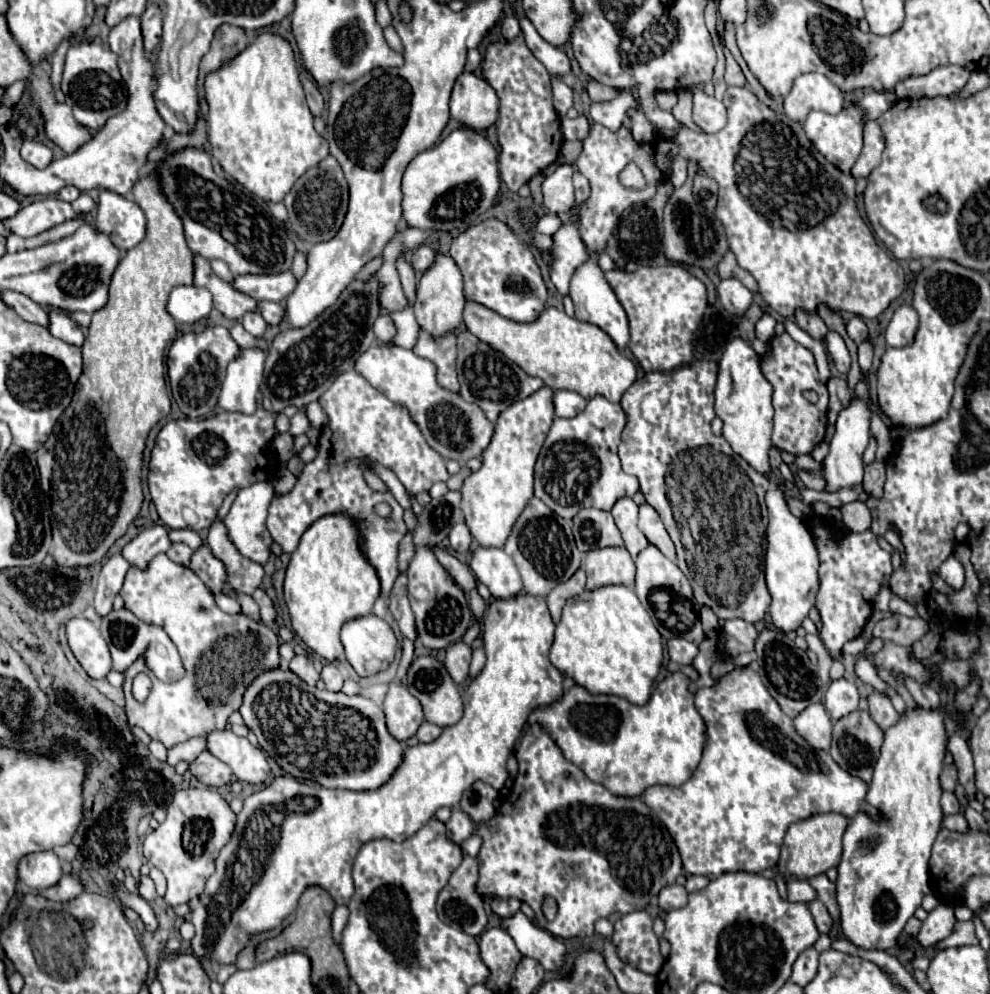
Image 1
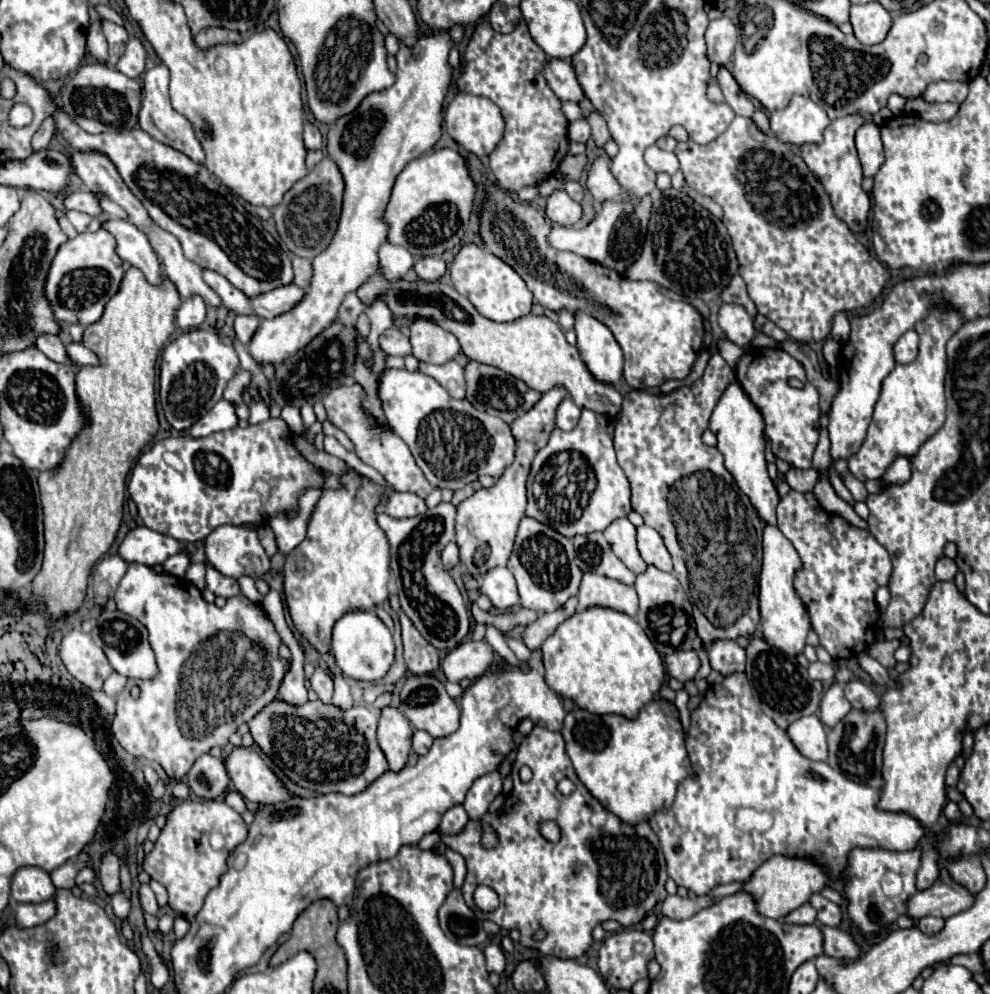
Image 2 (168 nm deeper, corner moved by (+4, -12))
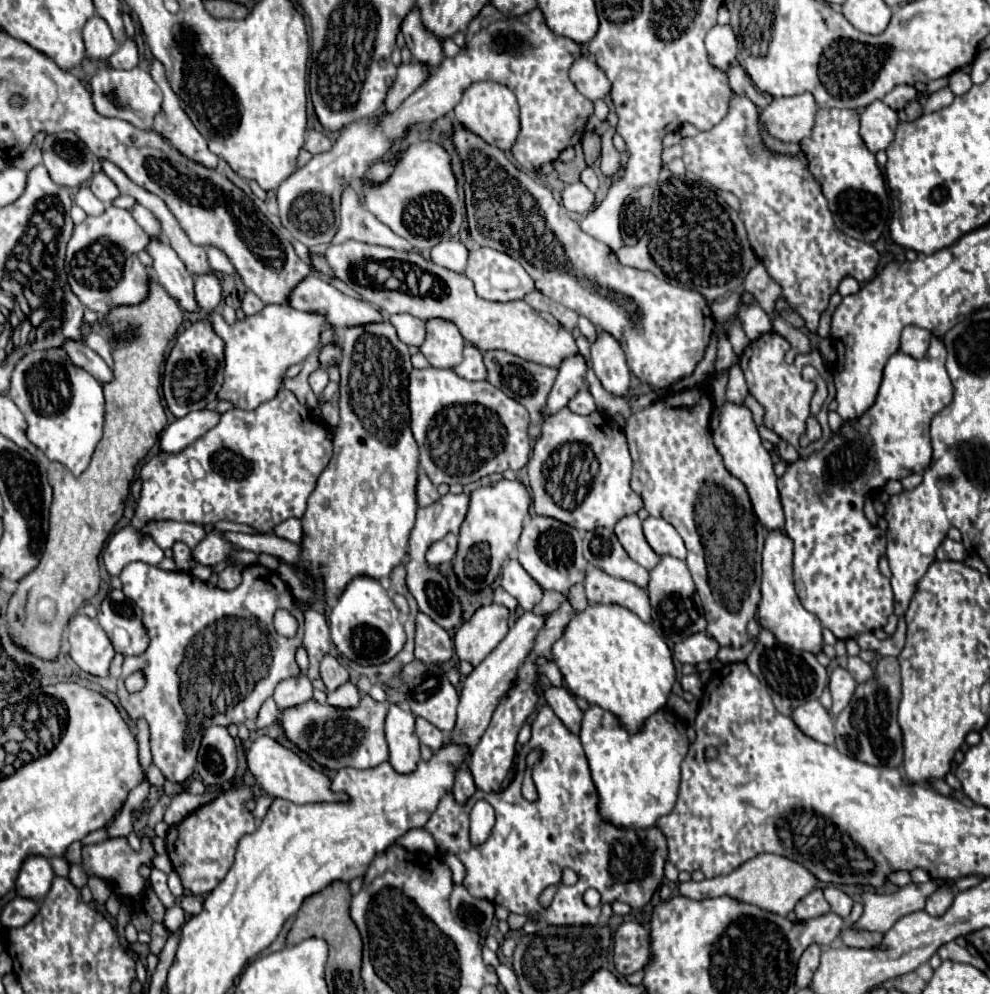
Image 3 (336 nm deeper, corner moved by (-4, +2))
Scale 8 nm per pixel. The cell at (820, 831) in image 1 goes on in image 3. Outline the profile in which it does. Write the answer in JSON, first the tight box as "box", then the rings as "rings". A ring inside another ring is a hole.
{"box":[679,854,817,916],"rings":[[[757,854],[755,858],[747,860],[745,864],[741,864],[735,872],[727,874],[727,876],[715,876],[709,880],[701,880],[701,882],[683,882],[679,884],[679,894],[691,900],[705,900],[705,898],[715,898],[715,896],[731,896],[737,898],[741,902],[749,902],[755,904],[763,910],[771,910],[779,916],[787,916],[795,904],[807,896],[811,890],[817,888],[817,878],[799,862],[789,860],[785,856],[779,854]]]}

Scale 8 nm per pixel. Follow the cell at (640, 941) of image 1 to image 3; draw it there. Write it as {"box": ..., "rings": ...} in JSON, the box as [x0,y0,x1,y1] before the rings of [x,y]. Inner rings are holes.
{"box":[613,922,651,976],"rings":[[[623,922],[613,936],[613,964],[619,974],[629,976],[641,970],[649,962],[651,934],[649,930],[635,922]]]}

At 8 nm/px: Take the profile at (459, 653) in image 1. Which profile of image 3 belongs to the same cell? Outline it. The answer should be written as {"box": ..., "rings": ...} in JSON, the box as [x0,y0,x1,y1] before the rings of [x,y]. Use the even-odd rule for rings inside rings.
{"box":[455,604,509,666],"rings":[[[499,604],[481,606],[471,620],[463,622],[455,634],[455,652],[459,660],[479,666],[505,638],[509,610]]]}

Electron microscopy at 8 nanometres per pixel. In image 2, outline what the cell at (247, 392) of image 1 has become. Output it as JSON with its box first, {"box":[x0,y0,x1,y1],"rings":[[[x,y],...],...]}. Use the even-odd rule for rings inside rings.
{"box":[189,400,237,438],"rings":[[[219,400],[203,418],[199,418],[189,430],[189,436],[195,438],[203,438],[209,436],[213,432],[221,432],[221,430],[229,430],[237,426],[237,416],[235,416],[235,406],[227,400]]]}

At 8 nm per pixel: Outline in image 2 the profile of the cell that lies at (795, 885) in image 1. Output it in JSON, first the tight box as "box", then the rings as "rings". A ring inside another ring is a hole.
{"box":[785,904,817,924],"rings":[[[803,904],[803,906],[799,906],[797,910],[793,910],[793,912],[785,918],[785,922],[787,922],[787,924],[813,924],[815,918],[817,918],[815,908],[811,908],[811,904]]]}

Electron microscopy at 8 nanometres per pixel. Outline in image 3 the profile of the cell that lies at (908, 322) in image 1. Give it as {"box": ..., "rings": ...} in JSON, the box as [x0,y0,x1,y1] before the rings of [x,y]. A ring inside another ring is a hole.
{"box":[901,326,931,358],"rings":[[[905,326],[901,334],[901,350],[905,354],[911,354],[913,358],[923,358],[923,354],[929,348],[931,332],[919,326]]]}

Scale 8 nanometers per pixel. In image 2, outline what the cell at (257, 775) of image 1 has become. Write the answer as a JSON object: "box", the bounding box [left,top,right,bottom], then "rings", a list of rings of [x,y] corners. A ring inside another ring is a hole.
{"box":[225,748,293,804],"rings":[[[235,748],[225,760],[225,768],[243,798],[255,804],[279,804],[293,798],[277,774],[251,748]]]}

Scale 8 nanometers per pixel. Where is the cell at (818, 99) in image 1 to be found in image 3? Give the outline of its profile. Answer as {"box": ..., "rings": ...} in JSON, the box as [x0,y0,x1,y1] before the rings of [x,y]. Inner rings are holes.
{"box":[759,92,817,142],"rings":[[[811,92],[791,96],[791,98],[775,98],[759,116],[761,128],[783,142],[801,142],[807,138],[815,126],[817,102]]]}

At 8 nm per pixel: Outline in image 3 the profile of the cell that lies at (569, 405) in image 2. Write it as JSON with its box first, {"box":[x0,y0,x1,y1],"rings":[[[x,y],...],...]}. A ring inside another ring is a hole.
{"box":[567,388,597,416],"rings":[[[581,388],[581,390],[569,400],[567,408],[569,408],[571,412],[575,412],[575,414],[583,414],[583,416],[585,416],[585,414],[591,414],[591,412],[597,410],[595,400],[593,400],[593,396],[589,394],[587,388]]]}

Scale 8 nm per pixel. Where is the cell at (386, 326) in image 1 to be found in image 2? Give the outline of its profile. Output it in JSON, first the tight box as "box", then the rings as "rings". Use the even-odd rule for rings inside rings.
{"box":[379,328,411,356],"rings":[[[389,328],[387,332],[383,332],[383,336],[379,338],[379,344],[381,348],[391,354],[391,356],[409,356],[411,354],[411,344],[409,344],[409,338],[403,336],[397,328]]]}

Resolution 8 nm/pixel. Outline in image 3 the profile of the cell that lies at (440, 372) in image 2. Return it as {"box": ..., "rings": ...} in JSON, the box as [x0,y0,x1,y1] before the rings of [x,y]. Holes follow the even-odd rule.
{"box":[453,344,487,380],"rings":[[[467,344],[463,350],[463,360],[453,368],[453,372],[465,380],[483,380],[487,376],[487,370],[483,366],[481,350]]]}

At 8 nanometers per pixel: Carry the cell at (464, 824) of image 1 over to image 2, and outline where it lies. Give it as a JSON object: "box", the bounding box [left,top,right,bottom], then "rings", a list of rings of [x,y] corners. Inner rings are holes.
{"box":[441,804,469,834],"rings":[[[455,804],[453,808],[449,808],[443,816],[441,816],[441,830],[445,834],[457,834],[465,828],[465,824],[469,822],[469,816],[465,812],[465,808],[461,804]]]}

